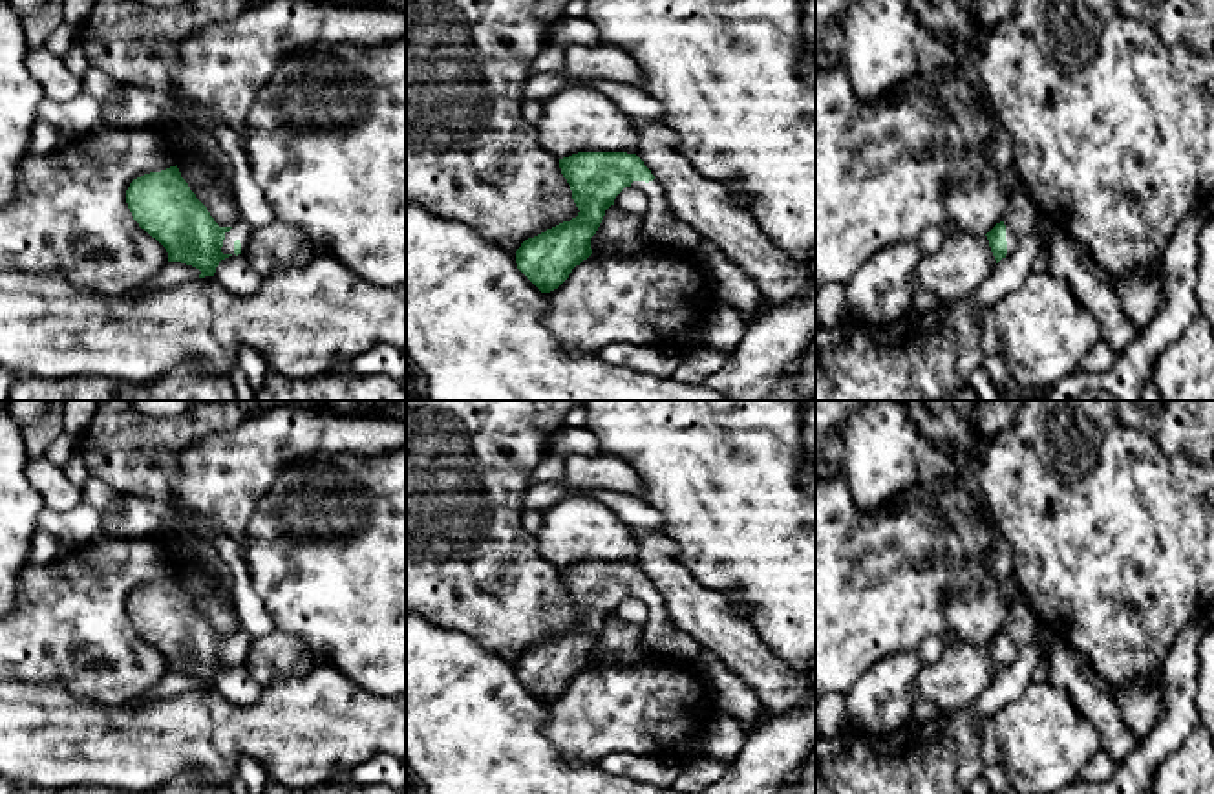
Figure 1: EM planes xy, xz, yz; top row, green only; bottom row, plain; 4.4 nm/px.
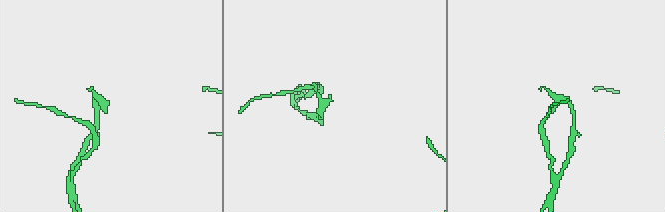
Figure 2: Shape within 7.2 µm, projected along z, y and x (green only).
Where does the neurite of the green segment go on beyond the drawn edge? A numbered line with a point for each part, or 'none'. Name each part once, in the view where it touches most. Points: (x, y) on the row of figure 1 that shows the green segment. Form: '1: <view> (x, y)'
1: xy (242, 229)

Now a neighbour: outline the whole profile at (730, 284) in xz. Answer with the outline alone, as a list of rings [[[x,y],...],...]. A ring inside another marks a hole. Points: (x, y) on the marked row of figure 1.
[[[700,240],[693,258],[711,280],[717,300],[733,306],[740,313],[768,307],[753,282],[717,245]]]

